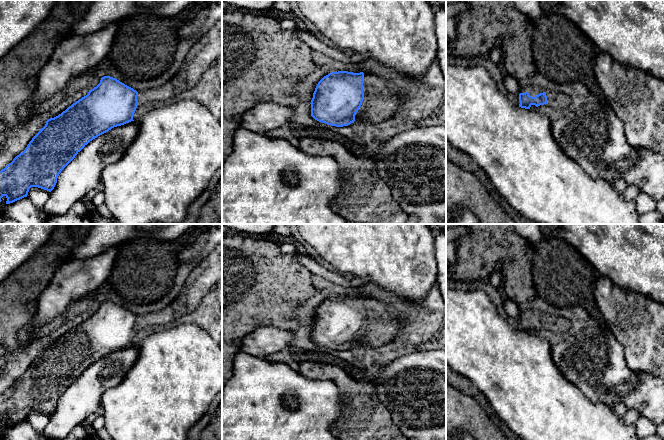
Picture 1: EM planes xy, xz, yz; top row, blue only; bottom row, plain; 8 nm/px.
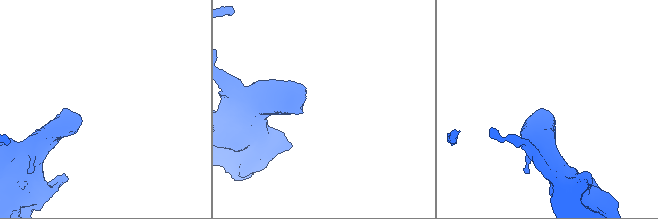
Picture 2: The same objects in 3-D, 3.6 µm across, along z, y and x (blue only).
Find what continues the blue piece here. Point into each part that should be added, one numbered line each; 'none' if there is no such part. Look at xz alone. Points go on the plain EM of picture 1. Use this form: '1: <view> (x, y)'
1: xz (382, 323)

